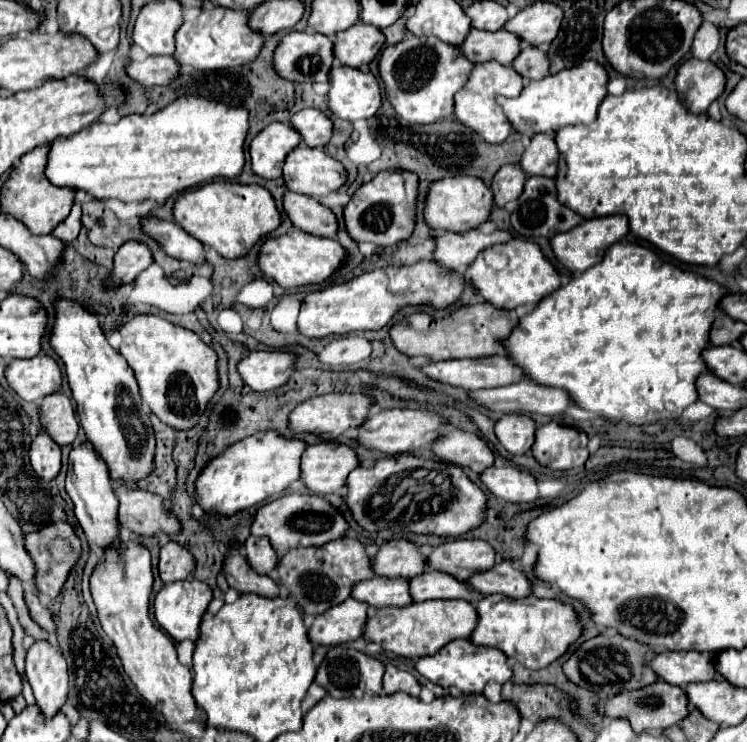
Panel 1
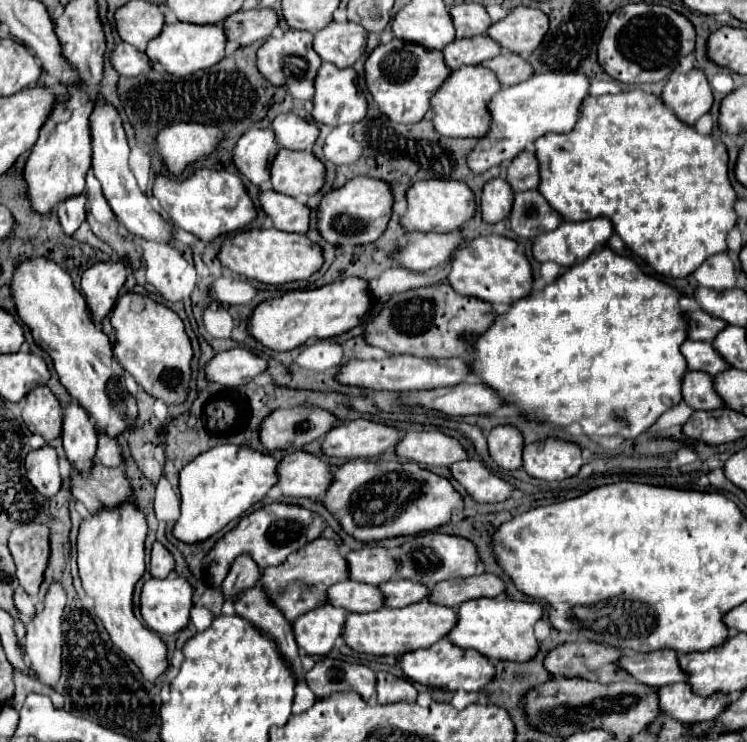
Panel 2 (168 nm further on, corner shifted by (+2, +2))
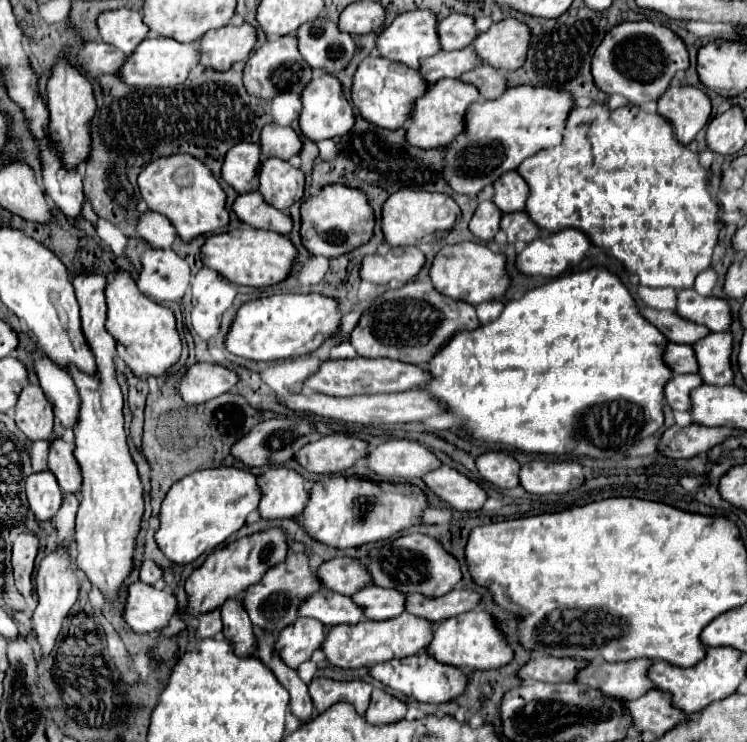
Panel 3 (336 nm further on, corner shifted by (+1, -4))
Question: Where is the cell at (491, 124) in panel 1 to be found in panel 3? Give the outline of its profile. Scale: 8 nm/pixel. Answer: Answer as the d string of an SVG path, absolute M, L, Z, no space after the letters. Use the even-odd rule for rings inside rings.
M446 78L430 84L426 94L414 102L410 112L410 126L406 128L406 142L416 148L446 148L448 142L464 130L462 116L466 108L478 98L478 90L472 84L464 84L460 80Z

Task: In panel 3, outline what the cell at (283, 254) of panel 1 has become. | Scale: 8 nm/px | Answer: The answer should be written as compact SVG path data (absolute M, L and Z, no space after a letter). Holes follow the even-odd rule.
M250 226L214 234L200 248L200 260L206 268L216 270L232 284L254 286L254 288L282 282L292 268L294 256L296 256L296 248L292 246L288 236L282 236L270 230L254 230Z

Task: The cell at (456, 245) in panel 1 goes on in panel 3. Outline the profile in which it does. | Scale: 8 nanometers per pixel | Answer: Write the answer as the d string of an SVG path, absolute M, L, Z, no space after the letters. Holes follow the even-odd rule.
M416 246L390 248L386 254L370 254L362 258L360 280L388 284L390 280L410 282L424 266L424 254Z

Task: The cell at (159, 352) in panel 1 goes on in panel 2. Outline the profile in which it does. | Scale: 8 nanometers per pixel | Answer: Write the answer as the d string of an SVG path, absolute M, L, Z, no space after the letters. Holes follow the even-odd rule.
M125 294L117 300L113 316L111 316L111 326L115 332L115 358L119 364L135 378L135 382L153 398L165 402L167 406L181 406L185 404L189 396L189 384L191 384L191 360L193 360L193 346L189 336L185 334L183 320L169 310L167 306L151 300L149 296L141 294Z

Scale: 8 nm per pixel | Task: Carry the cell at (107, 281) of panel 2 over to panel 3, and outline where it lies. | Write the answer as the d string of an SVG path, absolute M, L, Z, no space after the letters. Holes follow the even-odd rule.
M78 274L72 278L72 286L78 294L80 322L84 338L96 358L96 374L86 374L78 368L68 366L68 372L80 394L78 424L74 424L74 458L82 472L80 508L76 516L76 564L90 582L110 600L116 598L122 582L132 570L134 538L140 530L144 512L142 484L138 478L136 464L128 452L124 418L122 418L122 392L116 380L116 344L106 332L106 300L104 286L106 278L100 274Z

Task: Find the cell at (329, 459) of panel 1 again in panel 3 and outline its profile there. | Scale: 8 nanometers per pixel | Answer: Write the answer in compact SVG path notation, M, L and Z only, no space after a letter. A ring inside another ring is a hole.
M268 468L264 474L258 476L258 486L260 486L260 504L258 512L266 520L278 520L278 518L296 518L308 500L306 488L304 488L304 478L296 470L288 468Z

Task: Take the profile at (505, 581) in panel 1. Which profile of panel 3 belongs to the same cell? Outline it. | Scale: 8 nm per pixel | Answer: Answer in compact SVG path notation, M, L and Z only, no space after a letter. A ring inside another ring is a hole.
M452 590L440 598L426 598L422 594L408 594L406 596L406 612L426 618L432 624L442 622L450 616L458 616L462 612L472 610L480 602L480 596L470 590Z

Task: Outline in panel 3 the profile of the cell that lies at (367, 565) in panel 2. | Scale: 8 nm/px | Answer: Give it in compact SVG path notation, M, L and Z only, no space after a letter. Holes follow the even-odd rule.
M334 558L322 562L316 568L316 574L322 588L344 596L352 596L356 590L370 584L368 570L356 558Z

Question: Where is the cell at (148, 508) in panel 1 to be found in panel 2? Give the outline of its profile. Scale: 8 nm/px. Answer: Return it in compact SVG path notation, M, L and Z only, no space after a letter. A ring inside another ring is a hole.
M95 464L87 474L71 474L71 492L93 514L93 510L119 506L125 498L131 498L133 486L127 482L123 470L109 470L103 464Z

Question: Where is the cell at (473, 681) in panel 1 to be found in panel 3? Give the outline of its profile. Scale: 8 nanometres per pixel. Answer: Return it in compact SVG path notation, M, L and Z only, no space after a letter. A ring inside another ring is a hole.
M418 652L410 658L400 658L400 660L388 660L382 664L372 664L368 668L368 674L382 682L384 686L402 692L408 698L414 698L418 702L430 702L430 704L442 704L442 702L450 702L456 696L460 696L466 688L466 674L458 668L450 668L446 664L438 664L432 656L428 656L428 652Z

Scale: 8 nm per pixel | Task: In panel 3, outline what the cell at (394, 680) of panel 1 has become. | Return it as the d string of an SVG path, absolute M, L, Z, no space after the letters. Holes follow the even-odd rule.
M374 690L370 706L366 710L366 720L374 726L382 724L392 724L402 720L406 714L406 704L400 702L398 698L386 694L384 690Z

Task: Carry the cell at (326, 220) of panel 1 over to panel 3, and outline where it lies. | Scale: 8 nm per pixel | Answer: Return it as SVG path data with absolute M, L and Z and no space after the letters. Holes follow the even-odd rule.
M258 192L240 194L232 204L234 214L240 222L252 226L252 228L264 228L278 234L290 234L292 220L288 212L280 212L272 206L268 206Z

